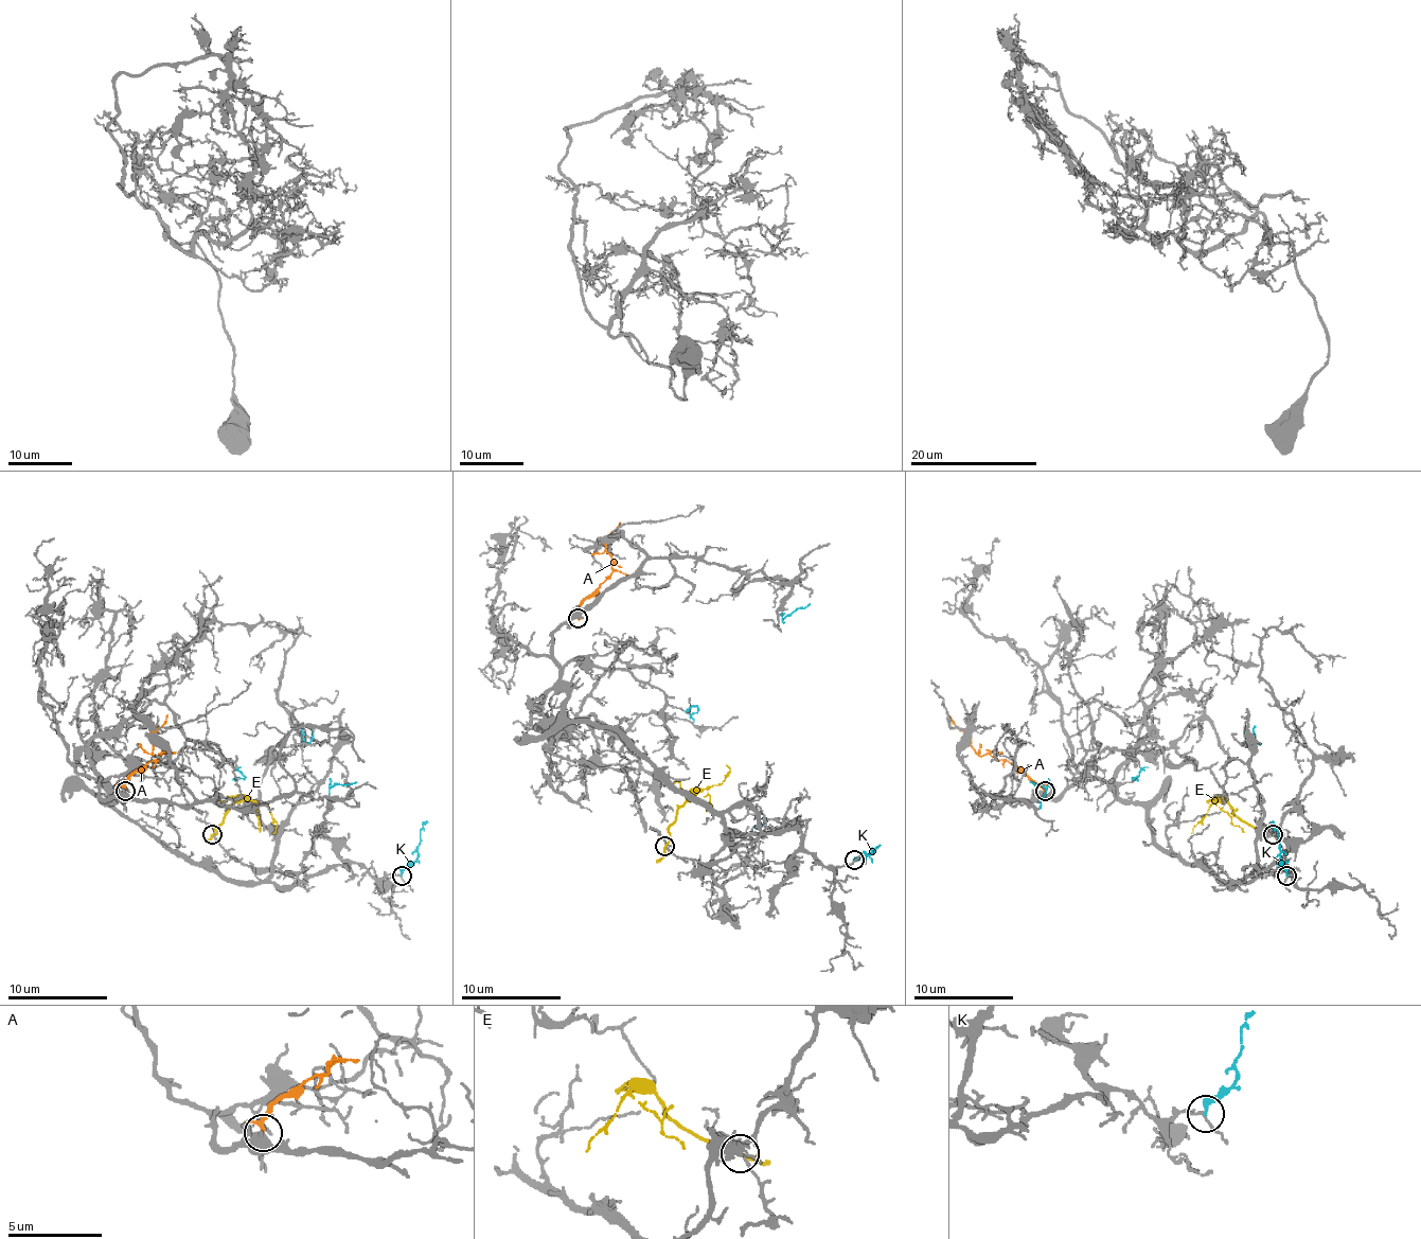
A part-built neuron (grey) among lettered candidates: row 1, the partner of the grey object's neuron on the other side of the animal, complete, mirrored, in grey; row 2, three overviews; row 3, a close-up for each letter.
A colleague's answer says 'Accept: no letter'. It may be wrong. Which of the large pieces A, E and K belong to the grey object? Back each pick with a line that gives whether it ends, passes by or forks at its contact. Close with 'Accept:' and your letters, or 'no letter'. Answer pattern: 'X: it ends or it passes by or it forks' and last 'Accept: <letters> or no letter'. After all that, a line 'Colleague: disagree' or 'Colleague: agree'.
Accept: no letter
Colleague: agree

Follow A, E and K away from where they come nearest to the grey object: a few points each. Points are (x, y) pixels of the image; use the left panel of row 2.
A: (124, 791), (124, 781), (159, 757), (149, 733), (166, 714)
E: (211, 833), (216, 833), (236, 801), (264, 803), (277, 824), (273, 833)
K: (401, 875), (418, 856), (423, 821), (311, 739), (238, 768), (244, 779), (329, 779), (331, 786), (356, 781)

